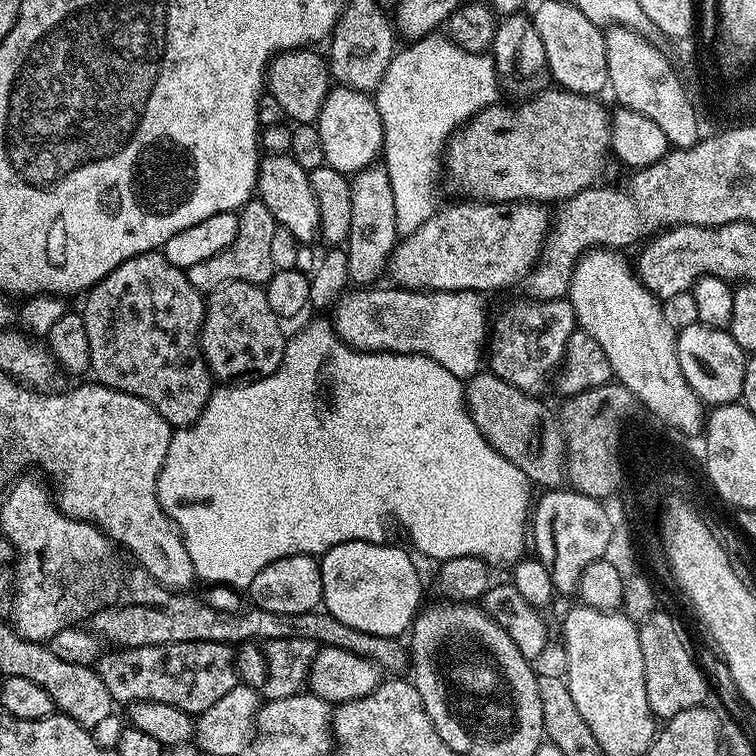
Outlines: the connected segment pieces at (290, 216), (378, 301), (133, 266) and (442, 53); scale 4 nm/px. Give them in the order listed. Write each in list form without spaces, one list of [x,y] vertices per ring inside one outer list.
[[[268,154],[261,159],[256,175],[255,195],[274,214],[277,225],[284,228],[301,245],[311,245],[320,235],[320,203],[310,186],[308,172],[290,154]]]
[[[358,286],[336,301],[332,325],[348,345],[362,352],[428,356],[461,380],[479,372],[488,340],[485,299],[479,293],[380,287]]]
[[[163,251],[138,254],[110,270],[106,278],[88,289],[83,300],[82,315],[86,322],[86,338],[90,341],[90,372],[96,375],[93,376],[95,383],[150,402],[173,429],[189,428],[212,397],[214,377],[200,355],[198,339],[204,321],[205,297],[190,286],[187,271],[173,266]]]
[[[444,34],[425,36],[423,40],[409,43],[404,47],[392,57],[382,82],[374,89],[374,99],[384,127],[382,163],[388,171],[390,184],[394,190],[396,230],[400,234],[418,230],[418,226],[422,226],[426,218],[436,213],[438,207],[436,195],[440,192],[436,183],[440,180],[440,172],[442,176],[442,157],[445,155],[446,145],[454,133],[483,108],[489,108],[491,104],[497,103],[502,96],[500,80],[496,76],[496,63],[492,61],[491,55],[466,50]]]

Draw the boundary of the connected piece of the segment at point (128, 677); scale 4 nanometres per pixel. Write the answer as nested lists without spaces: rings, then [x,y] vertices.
[[[213,640],[182,641],[173,644],[121,647],[116,652],[105,651],[94,667],[106,682],[113,701],[127,706],[136,700],[166,702],[178,710],[199,714],[210,710],[222,694],[230,694],[238,683],[233,645]]]

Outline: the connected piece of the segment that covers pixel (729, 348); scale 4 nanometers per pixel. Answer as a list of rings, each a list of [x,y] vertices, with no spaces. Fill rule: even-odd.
[[[691,322],[676,334],[678,364],[690,388],[705,405],[735,404],[742,397],[742,384],[746,378],[748,356],[734,342],[731,332],[723,328],[711,328],[699,322]]]

